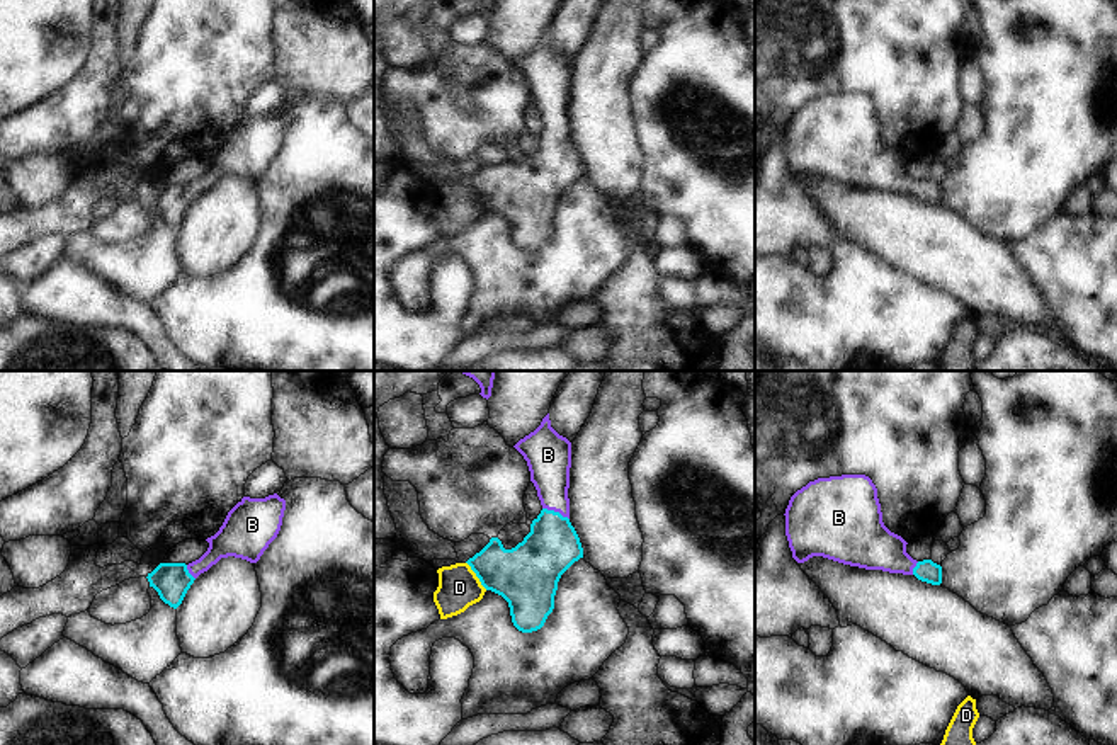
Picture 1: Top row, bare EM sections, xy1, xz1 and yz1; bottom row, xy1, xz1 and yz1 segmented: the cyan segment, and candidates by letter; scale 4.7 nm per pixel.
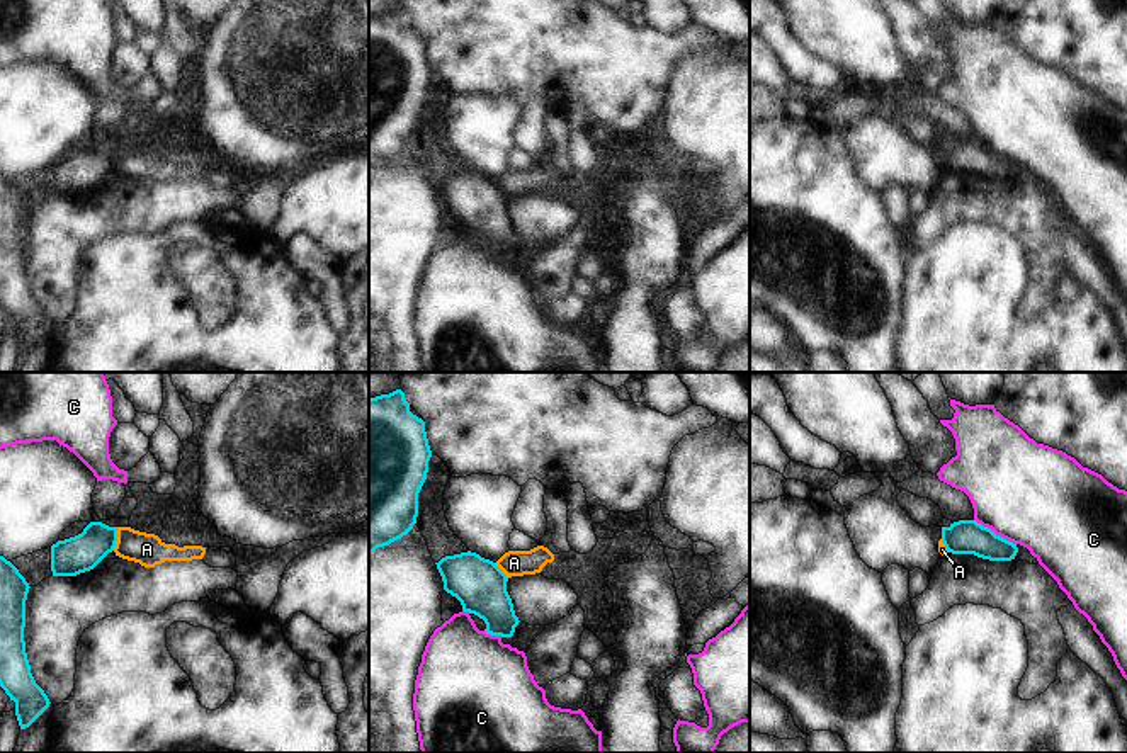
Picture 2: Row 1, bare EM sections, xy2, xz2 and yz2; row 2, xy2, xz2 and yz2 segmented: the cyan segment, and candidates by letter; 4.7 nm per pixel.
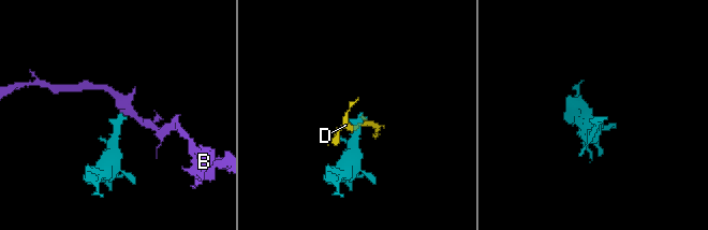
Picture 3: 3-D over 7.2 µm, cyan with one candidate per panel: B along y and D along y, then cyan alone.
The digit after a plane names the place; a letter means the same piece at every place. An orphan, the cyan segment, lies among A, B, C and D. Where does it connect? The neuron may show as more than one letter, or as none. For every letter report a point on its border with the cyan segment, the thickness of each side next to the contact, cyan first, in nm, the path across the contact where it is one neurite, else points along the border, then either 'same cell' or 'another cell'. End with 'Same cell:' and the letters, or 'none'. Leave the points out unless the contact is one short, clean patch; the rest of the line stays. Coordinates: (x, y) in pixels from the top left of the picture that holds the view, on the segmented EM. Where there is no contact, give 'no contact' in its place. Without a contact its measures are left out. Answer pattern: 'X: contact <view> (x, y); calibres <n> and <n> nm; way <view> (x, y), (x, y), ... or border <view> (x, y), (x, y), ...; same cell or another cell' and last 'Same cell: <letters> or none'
A: contact xy2 (116, 539); calibres 180 and 150 nm; border xy2 (118, 527), (118, 541), (113, 549); another cell
B: contact xz1 (556, 512); calibres 260 and 200 nm; way xz1 (551, 546), (556, 512), (549, 461); same cell
C: contact yz2 (993, 532); calibres 160 and 480 nm; another cell
D: contact xz1 (476, 575); calibres 300 and 200 nm; another cell
Same cell: B

